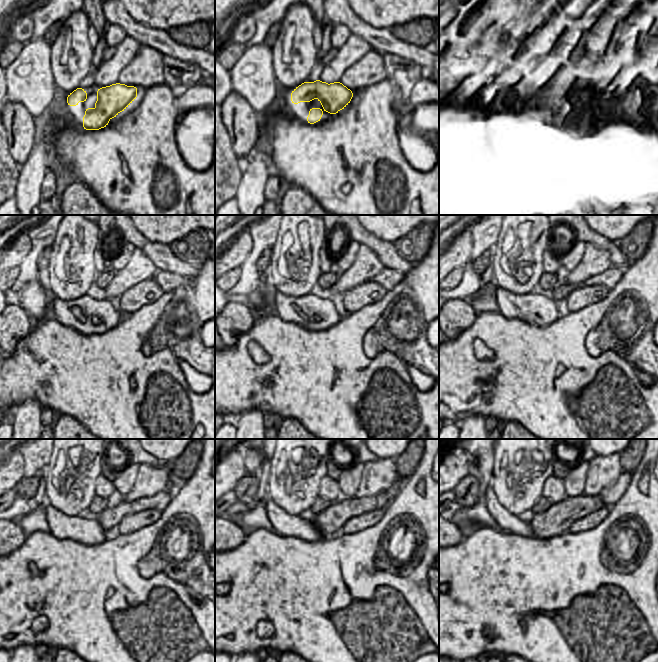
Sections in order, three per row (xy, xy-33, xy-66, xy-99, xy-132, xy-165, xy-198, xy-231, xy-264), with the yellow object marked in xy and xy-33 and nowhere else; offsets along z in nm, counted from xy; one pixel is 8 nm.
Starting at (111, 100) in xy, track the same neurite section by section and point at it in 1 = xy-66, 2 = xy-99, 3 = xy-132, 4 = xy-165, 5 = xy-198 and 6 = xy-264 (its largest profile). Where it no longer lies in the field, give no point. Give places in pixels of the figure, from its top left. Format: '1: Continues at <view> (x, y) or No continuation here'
1: Continues at xy-66 (553, 96)
2: Continues at xy-99 (87, 314)
3: Continues at xy-132 (313, 311)
4: Continues at xy-165 (538, 308)
5: Continues at xy-198 (87, 530)
6: Continues at xy-264 (505, 520)

